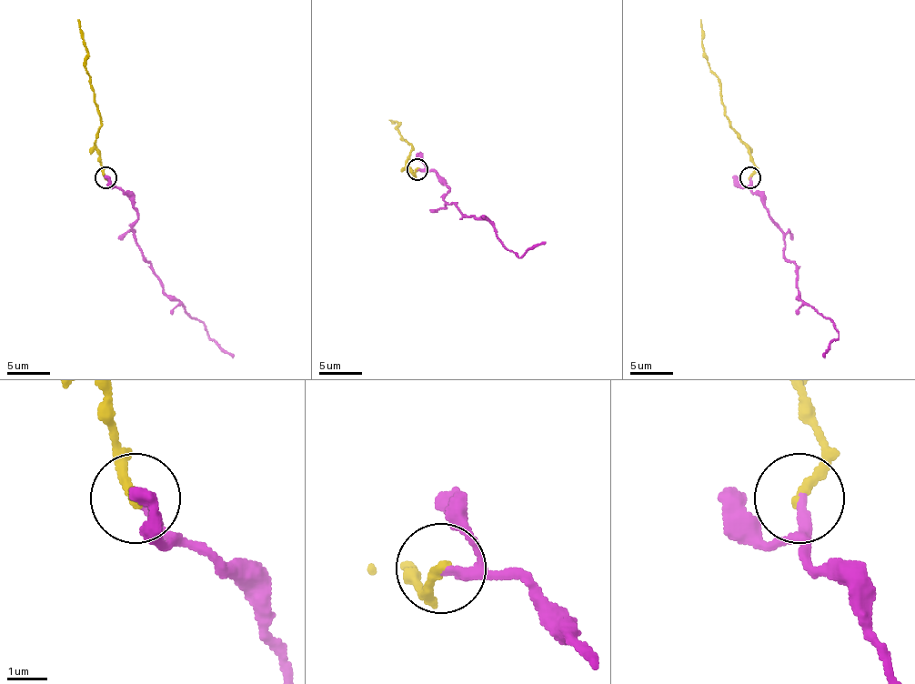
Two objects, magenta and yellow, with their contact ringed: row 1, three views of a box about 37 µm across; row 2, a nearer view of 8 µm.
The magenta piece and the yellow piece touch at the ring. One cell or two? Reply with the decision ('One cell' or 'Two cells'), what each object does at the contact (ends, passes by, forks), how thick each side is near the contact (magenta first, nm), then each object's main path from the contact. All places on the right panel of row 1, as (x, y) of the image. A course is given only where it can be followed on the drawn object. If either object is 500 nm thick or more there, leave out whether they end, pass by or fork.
One cell. At the ring magenta ends. At the ring yellow ends. Thickness 220 nm (magenta) against 280 nm. Course of magenta: (750, 178), (750, 186), (780, 231), (784, 257), (795, 266), (799, 297), (827, 316), (838, 332), (823, 357). Course of yellow: (750, 178), (755, 163), (725, 114), (718, 77), (709, 69), (703, 52), (701, 20)

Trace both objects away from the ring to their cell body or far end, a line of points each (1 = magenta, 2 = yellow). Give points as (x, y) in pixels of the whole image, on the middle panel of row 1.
1: (417, 169), (431, 169), (448, 186), (444, 199), (463, 215), (487, 218), (518, 257), (545, 242)
2: (417, 169), (412, 174), (406, 163), (412, 150), (410, 144), (401, 137), (397, 123), (388, 120)

